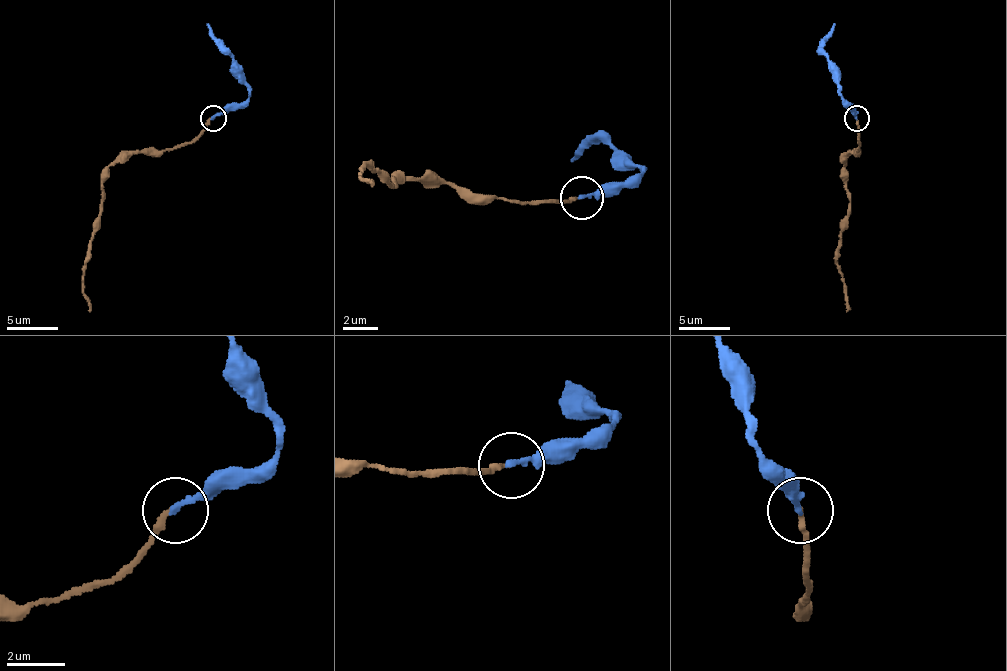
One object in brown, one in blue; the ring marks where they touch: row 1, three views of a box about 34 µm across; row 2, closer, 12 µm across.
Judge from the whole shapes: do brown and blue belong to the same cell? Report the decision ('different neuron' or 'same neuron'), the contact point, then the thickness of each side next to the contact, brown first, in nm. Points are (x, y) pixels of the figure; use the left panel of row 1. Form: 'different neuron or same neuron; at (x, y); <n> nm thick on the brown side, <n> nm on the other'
same neuron; at (213, 118); 180 nm thick on the brown side, 190 nm on the other

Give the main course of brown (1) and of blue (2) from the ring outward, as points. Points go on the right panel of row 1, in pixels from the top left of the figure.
1: (857, 117), (860, 143), (857, 150), (847, 155), (844, 168), (849, 214), (837, 262), (847, 311)
2: (857, 117), (842, 97), (834, 64), (824, 51), (824, 41), (834, 23)

